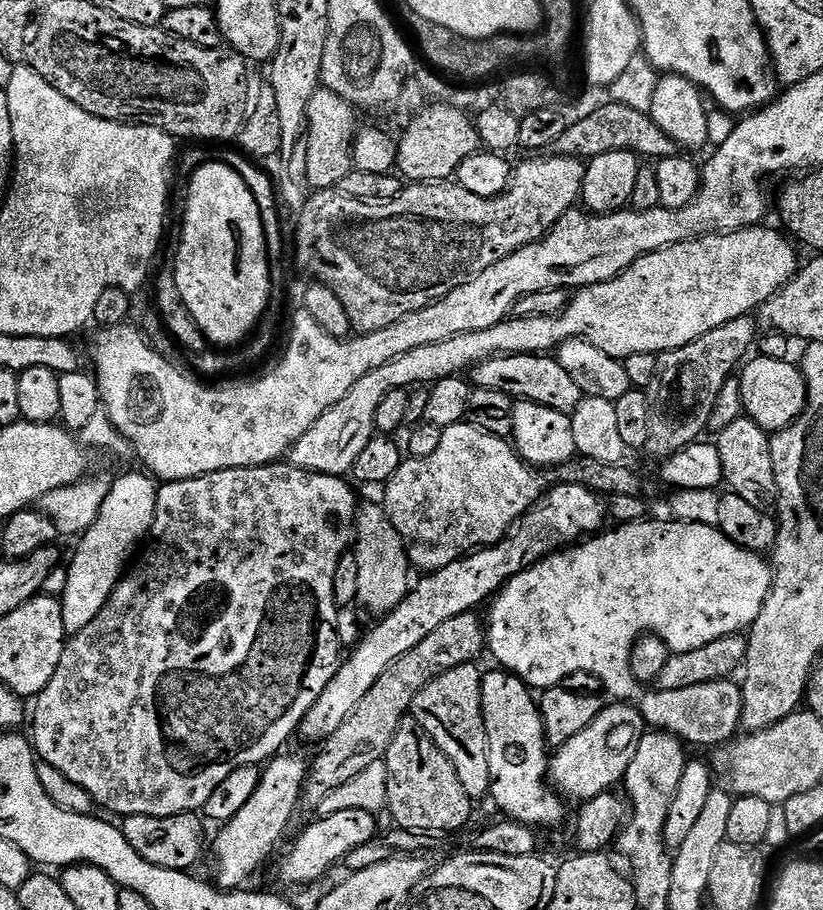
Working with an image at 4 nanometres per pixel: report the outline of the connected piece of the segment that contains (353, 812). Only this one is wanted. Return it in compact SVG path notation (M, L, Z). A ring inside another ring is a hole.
M364 809L338 810L329 817L313 819L313 824L297 838L292 849L280 860L280 880L284 884L312 884L320 880L335 864L343 861L362 842L376 839L376 812Z

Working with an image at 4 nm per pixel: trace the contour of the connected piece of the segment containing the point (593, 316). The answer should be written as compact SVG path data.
M764 227L743 228L737 232L703 236L697 240L678 242L657 252L646 253L613 280L579 289L569 299L567 308L556 316L509 318L498 326L490 326L490 330L463 332L454 338L446 338L446 342L430 342L430 346L417 346L415 350L406 350L406 354L390 358L386 366L370 370L366 378L358 378L358 382L354 382L346 398L342 398L342 402L326 410L326 414L322 414L322 418L318 418L318 422L314 422L314 426L310 426L310 430L306 430L302 438L298 438L290 453L290 463L295 468L320 472L323 476L343 477L351 473L354 462L358 462L358 454L362 454L362 450L366 450L366 446L372 441L372 437L377 435L376 415L382 398L386 398L386 394L395 388L408 390L416 385L431 386L437 380L467 373L476 365L483 364L485 360L492 360L495 356L548 354L574 338L588 340L589 343L598 346L598 350L606 350L606 354L610 354L616 360L624 361L630 354L643 352L672 352L675 348L681 348L702 338L702 334L710 334L710 330L726 322L755 313L755 308L763 309L768 299L777 296L798 271L797 245L783 231L775 232L772 228Z

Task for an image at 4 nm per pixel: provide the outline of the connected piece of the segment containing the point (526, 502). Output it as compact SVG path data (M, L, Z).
M461 422L451 424L450 427L443 429L442 442L438 442L438 450L426 458L408 458L401 463L400 469L388 479L386 487L383 489L384 500L382 507L387 515L388 521L394 526L394 530L404 539L404 547L408 549L408 563L413 569L421 568L421 573L436 572L440 568L450 566L450 562L467 556L473 550L479 550L489 544L497 544L508 532L509 526L520 516L526 515L532 509L532 505L540 499L542 487L538 481L532 477L533 469L520 459L515 447L505 437L495 436L486 430L476 428L474 425Z

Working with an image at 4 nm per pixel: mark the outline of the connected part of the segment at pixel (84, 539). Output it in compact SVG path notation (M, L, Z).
M128 472L116 481L111 481L96 521L79 537L80 545L72 556L68 581L64 584L64 596L62 595L62 622L65 633L75 634L90 626L90 622L94 622L98 610L106 606L109 594L125 575L124 563L133 559L138 545L152 531L158 484L151 475L140 472Z

